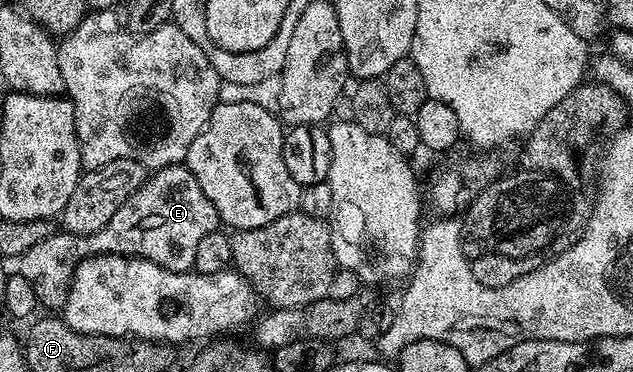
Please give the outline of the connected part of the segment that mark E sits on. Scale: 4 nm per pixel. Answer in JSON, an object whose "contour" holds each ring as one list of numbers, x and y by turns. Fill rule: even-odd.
{"contour":[[187,164,167,165,165,169,157,169,151,174,150,184,146,183,118,211,114,211,114,219,106,223,104,229,93,231,90,235,74,235,63,231,53,232,52,236,42,239,35,247,30,247,18,258,18,271,34,287,34,295,41,306,59,306,68,298,68,289,72,285,72,276,76,268,88,257,98,253,122,253,126,257,141,257,147,261,158,263,175,273,186,273,192,269,194,254,198,243,204,236,217,232,221,224,220,217,214,211,214,203,206,199,206,191,198,187,198,179,188,170]]}

